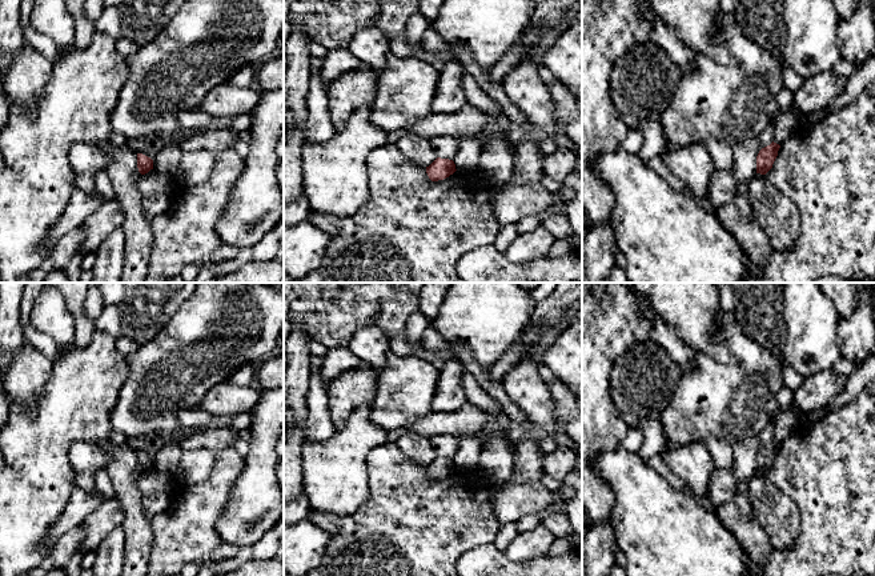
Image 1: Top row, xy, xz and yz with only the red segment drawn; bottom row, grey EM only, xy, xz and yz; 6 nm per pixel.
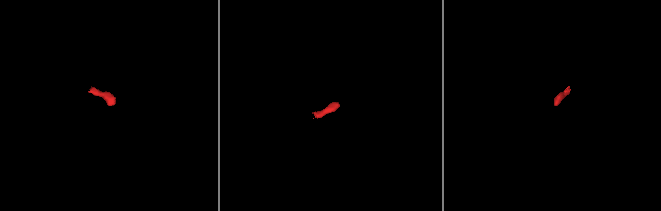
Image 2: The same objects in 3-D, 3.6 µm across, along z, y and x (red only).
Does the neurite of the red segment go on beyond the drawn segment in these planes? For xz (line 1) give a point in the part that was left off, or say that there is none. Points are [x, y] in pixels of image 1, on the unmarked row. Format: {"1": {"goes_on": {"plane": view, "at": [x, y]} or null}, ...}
{"1": {"goes_on": null}}

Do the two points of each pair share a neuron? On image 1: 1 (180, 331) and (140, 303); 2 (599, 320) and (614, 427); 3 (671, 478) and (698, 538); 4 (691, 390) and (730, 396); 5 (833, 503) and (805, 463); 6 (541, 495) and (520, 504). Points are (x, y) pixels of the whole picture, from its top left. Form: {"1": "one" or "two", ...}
{"1": "two", "2": "one", "3": "two", "4": "one", "5": "one", "6": "one"}

